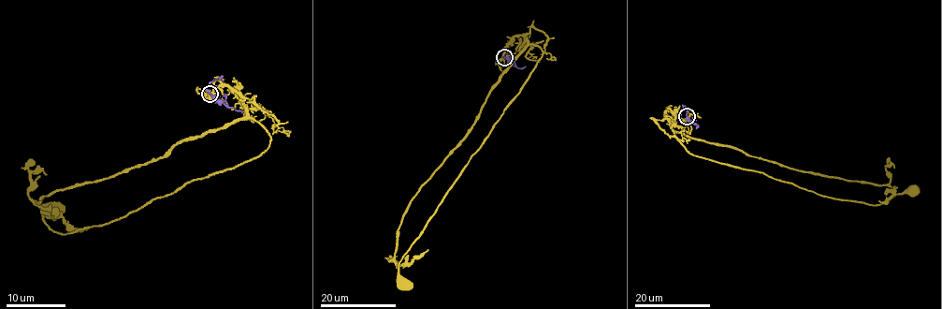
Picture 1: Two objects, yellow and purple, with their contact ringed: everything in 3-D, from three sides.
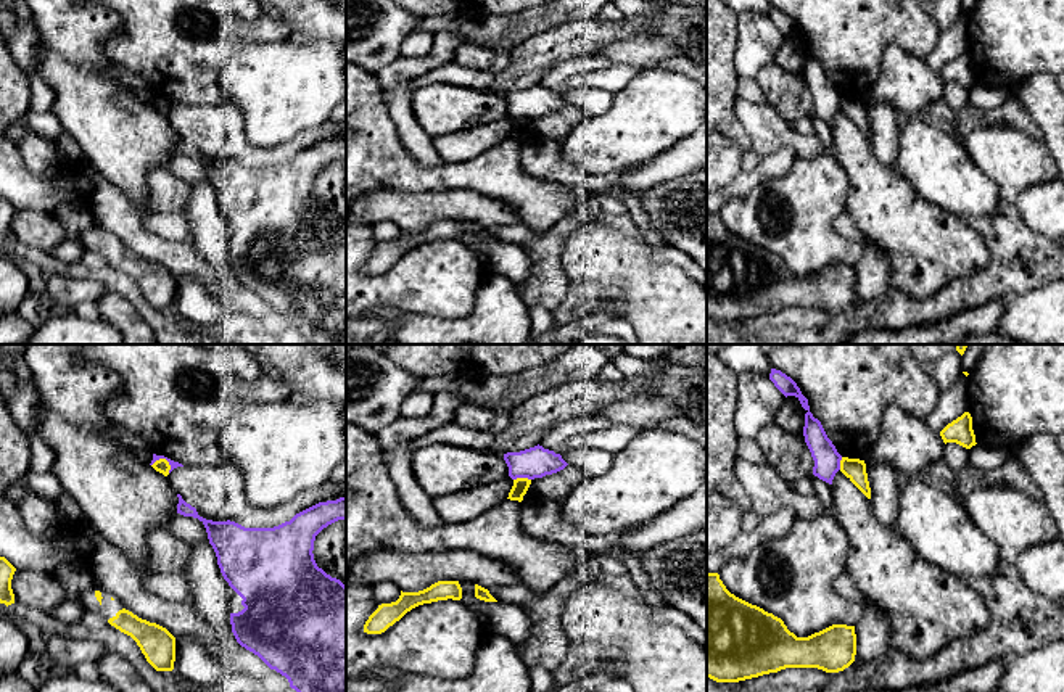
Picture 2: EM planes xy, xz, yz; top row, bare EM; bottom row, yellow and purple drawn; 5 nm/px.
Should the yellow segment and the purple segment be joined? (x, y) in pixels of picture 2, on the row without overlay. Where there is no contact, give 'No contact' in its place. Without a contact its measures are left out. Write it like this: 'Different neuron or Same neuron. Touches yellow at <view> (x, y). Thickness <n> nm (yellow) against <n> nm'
Same neuron. Touches yellow at xy (163, 98). Thickness 70 nm (yellow) against 40 nm

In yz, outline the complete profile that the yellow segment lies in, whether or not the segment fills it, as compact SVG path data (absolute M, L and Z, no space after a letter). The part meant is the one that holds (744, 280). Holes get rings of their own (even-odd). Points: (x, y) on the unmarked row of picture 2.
M707 212L707 317L739 322L786 307L839 312L855 301L855 295L855 266L832 264L808 277L797 277L781 257L731 233L718 212Z

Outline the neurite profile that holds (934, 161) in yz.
M909 117L900 129L893 167L921 200L963 220L996 216L1003 204L998 185L969 158L963 140L934 121Z

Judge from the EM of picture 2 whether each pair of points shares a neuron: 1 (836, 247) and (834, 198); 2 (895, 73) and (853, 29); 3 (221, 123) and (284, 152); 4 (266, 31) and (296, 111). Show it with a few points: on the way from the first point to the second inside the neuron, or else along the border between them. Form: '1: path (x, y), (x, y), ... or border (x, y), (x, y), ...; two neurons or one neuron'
1: path (826, 235), (826, 210); one neuron
2: border (919, 57), (890, 44), (868, 95); two neurons
3: path (235, 139), (251, 155), (268, 155); one neuron
4: border (288, 36), (279, 41), (243, 42), (240, 45); two neurons

